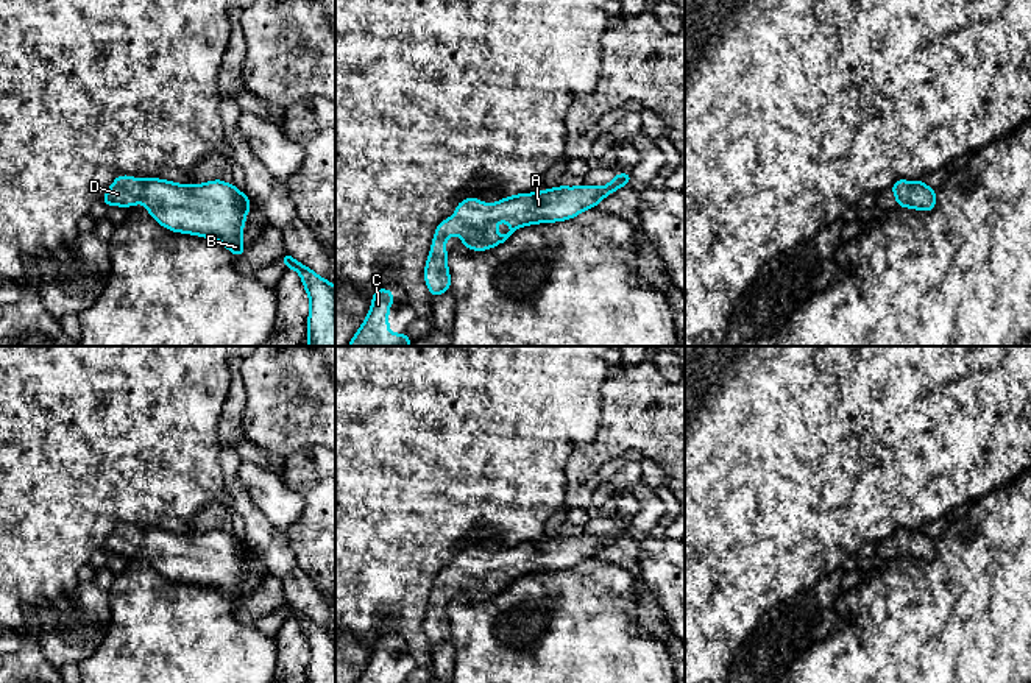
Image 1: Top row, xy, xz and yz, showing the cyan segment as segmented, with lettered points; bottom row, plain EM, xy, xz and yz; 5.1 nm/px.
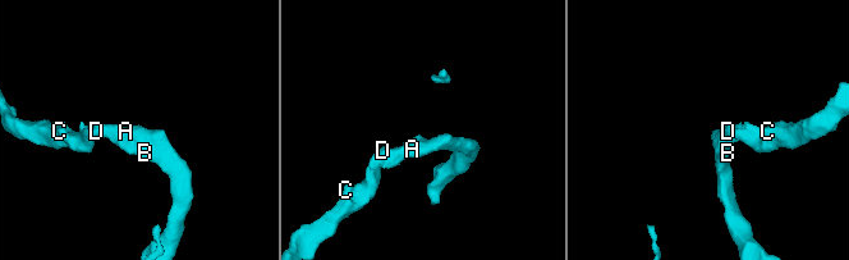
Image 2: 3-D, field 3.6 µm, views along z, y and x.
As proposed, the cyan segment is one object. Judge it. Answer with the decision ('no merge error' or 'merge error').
no merge error

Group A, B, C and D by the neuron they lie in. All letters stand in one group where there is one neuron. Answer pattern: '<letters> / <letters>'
A B C D

